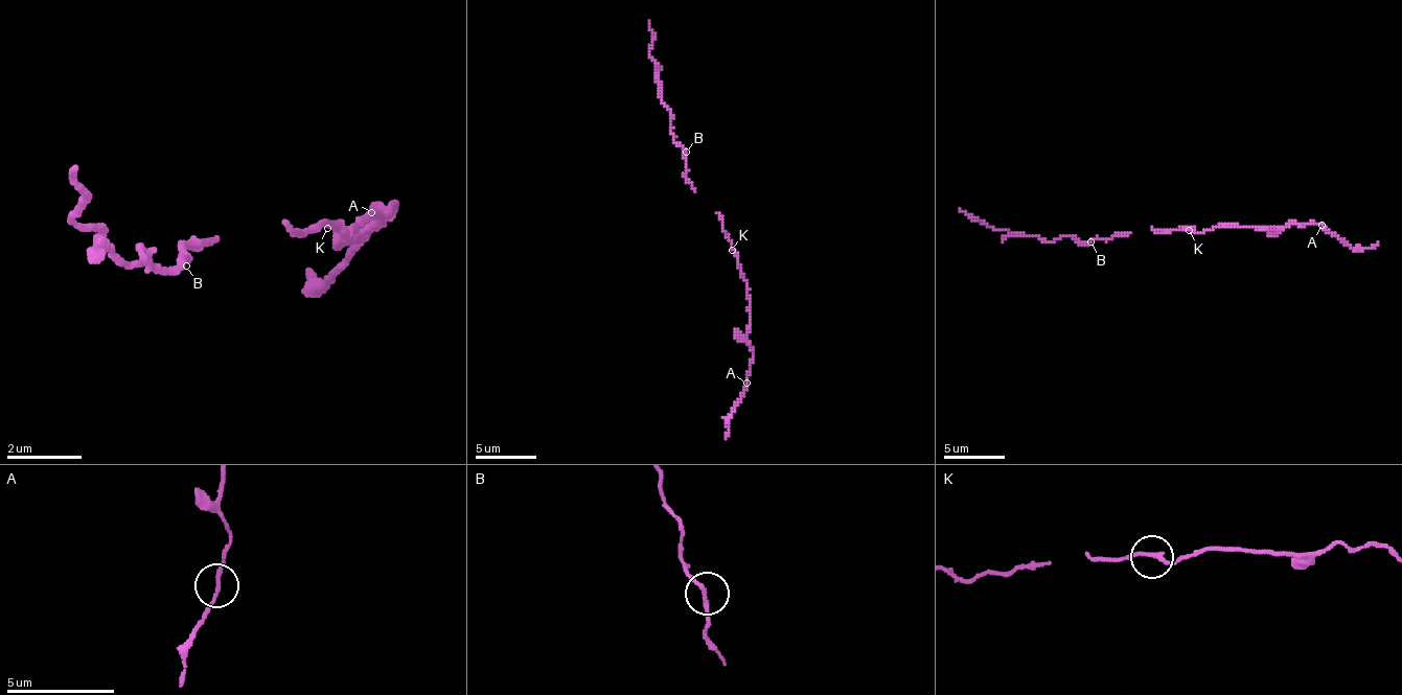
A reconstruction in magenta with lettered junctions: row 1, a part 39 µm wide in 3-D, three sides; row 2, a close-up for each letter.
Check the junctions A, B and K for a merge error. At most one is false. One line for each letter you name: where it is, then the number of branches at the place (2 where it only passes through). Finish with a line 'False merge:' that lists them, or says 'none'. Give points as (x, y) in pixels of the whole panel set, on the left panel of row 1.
A: place (371, 212); branches 2
False merge: A

